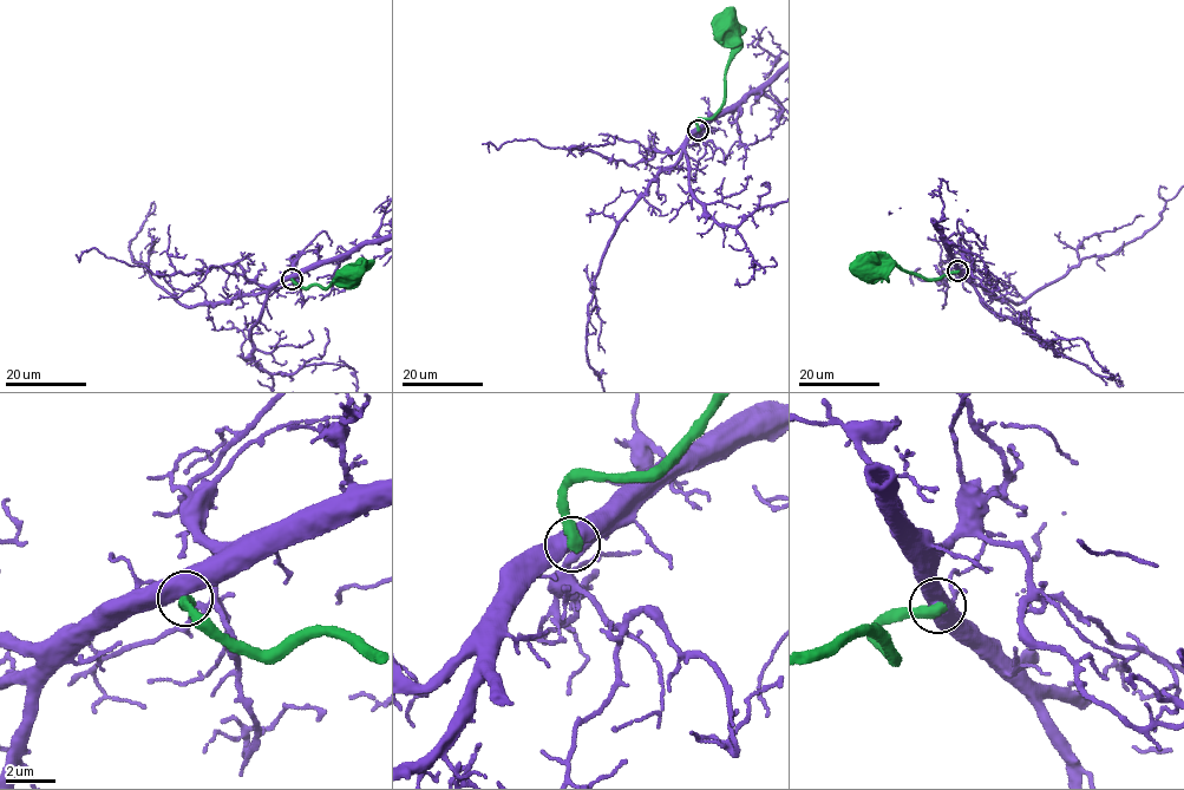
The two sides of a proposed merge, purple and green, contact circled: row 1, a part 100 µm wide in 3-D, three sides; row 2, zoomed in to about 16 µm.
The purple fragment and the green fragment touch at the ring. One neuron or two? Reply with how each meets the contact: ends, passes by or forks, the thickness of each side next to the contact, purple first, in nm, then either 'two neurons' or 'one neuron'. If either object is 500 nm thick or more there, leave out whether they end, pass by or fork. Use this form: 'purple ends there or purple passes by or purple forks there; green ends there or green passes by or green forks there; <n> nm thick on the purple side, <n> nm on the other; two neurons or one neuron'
550 nm thick on the purple side, 500 nm on the other; two neurons

